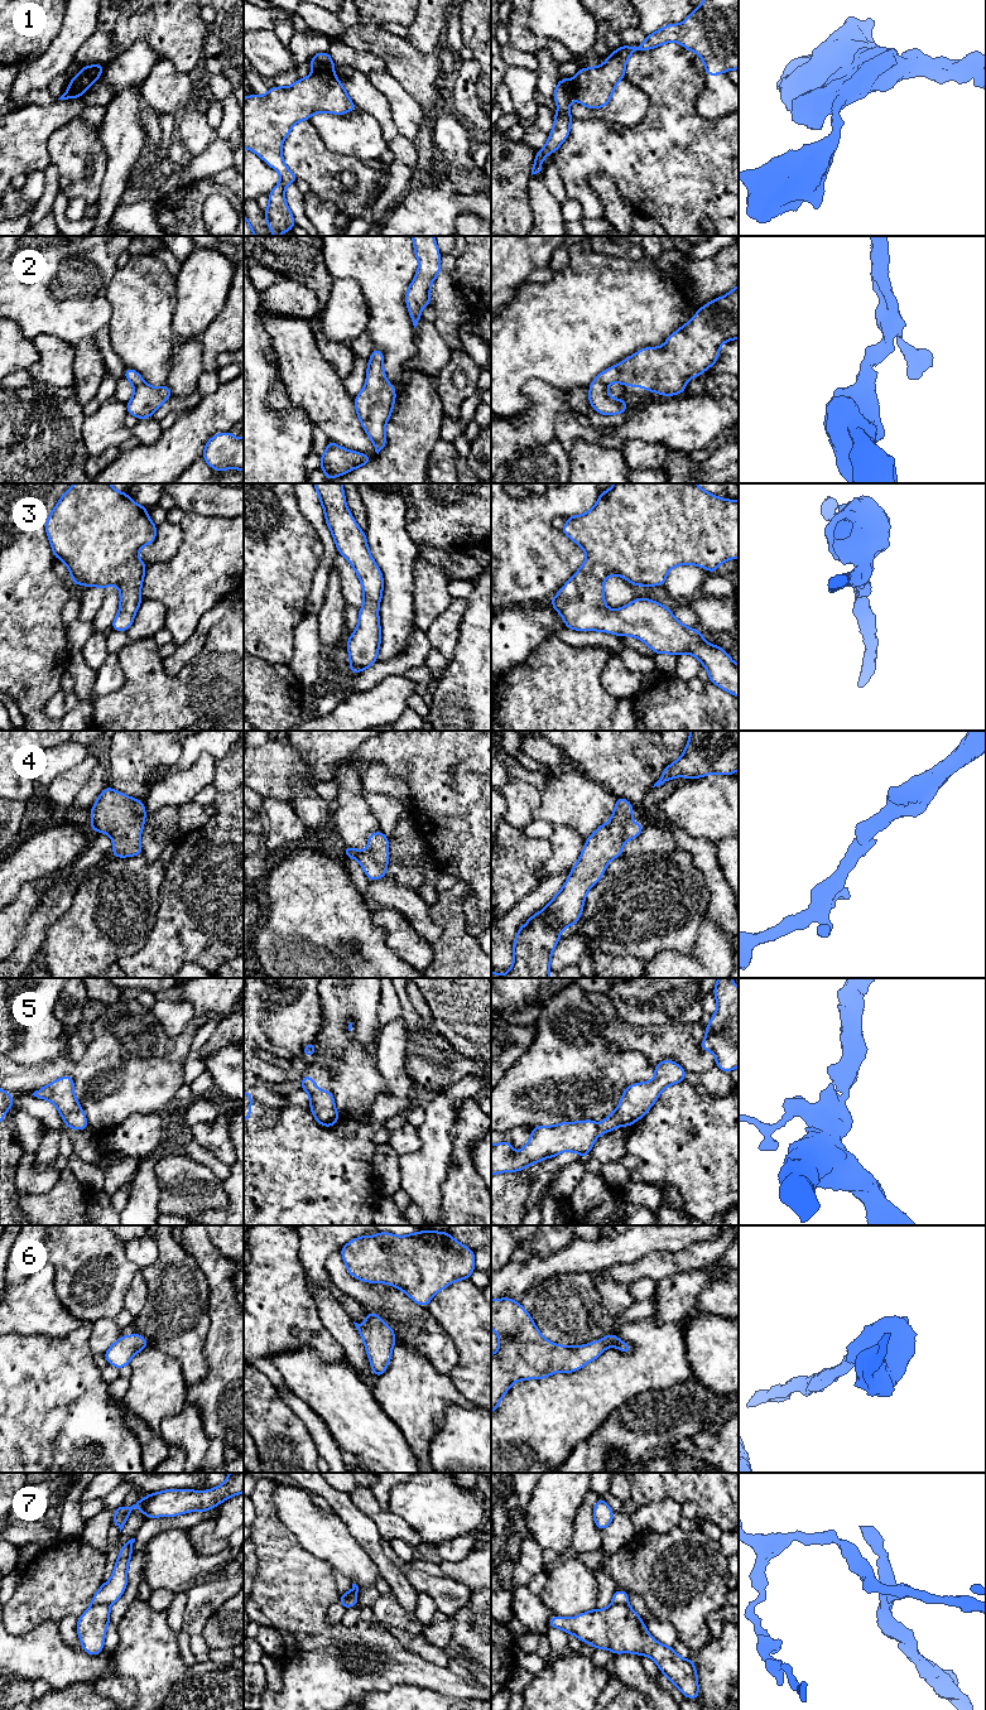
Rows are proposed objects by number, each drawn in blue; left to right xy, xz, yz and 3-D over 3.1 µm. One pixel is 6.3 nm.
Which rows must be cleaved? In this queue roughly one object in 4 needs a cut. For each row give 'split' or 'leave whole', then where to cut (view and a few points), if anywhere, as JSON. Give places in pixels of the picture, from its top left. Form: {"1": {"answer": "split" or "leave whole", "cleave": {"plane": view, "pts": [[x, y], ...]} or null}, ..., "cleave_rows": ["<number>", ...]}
{"1": {"answer": "split", "cleave": {"plane": "xz", "pts": [[314, 71], [332, 72]]}}, "2": {"answer": "leave whole", "cleave": null}, "3": {"answer": "leave whole", "cleave": null}, "4": {"answer": "leave whole", "cleave": null}, "5": {"answer": "leave whole", "cleave": null}, "6": {"answer": "leave whole", "cleave": null}, "7": {"answer": "split", "cleave": {"plane": "xy", "pts": [[109, 1604], [92, 1605]]}}, "cleave_rows": ["1", "7"]}

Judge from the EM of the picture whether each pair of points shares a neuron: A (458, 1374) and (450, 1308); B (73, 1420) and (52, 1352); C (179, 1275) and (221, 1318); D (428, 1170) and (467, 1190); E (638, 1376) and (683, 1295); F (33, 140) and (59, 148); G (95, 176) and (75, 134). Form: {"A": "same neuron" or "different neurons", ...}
{"A": "same neuron", "B": "same neuron", "C": "different neurons", "D": "different neurons", "E": "different neurons", "F": "different neurons", "G": "same neuron"}

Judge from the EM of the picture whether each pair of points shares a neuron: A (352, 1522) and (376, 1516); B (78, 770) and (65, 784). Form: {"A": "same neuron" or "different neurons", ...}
{"A": "different neurons", "B": "same neuron"}

